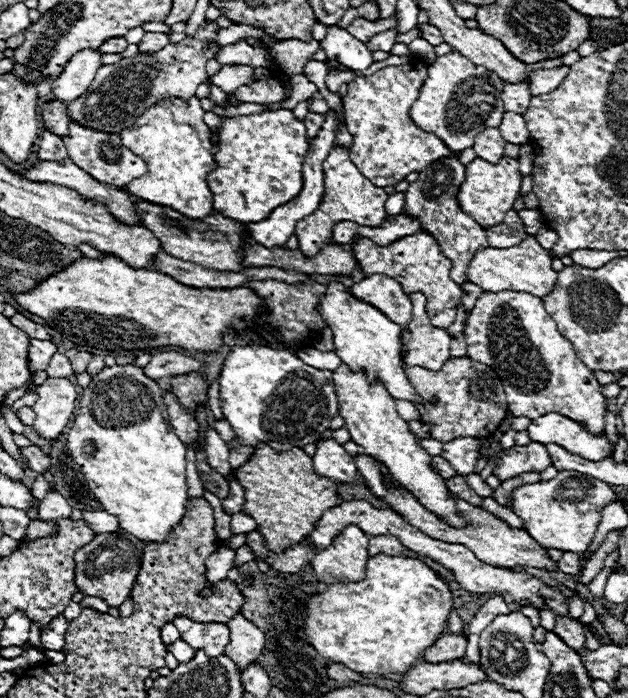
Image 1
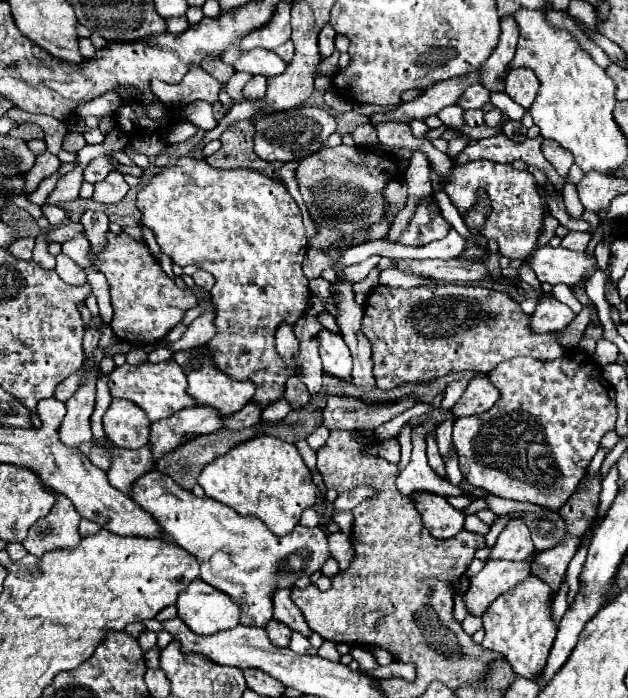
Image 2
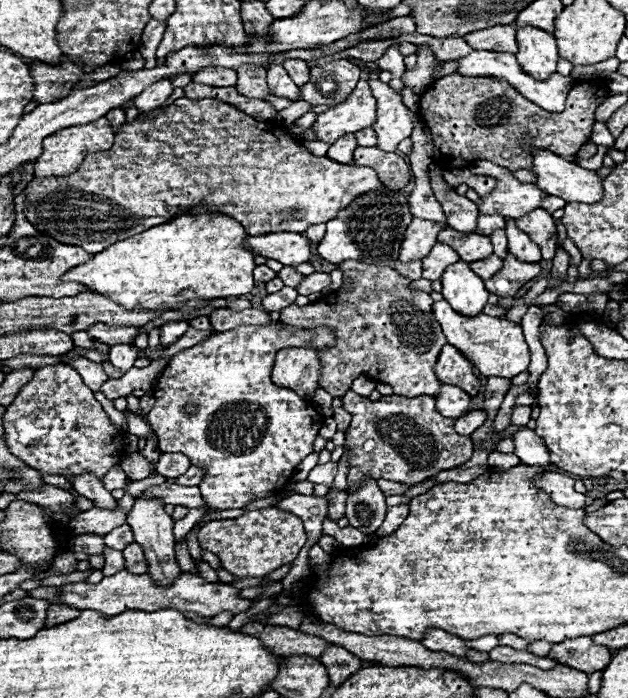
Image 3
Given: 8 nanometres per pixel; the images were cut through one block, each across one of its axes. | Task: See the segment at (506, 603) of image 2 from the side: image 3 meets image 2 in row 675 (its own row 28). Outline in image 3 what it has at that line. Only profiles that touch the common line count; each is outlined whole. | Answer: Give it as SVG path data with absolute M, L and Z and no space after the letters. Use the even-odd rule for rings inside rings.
M518 26L518 62L524 72L530 72L534 78L546 78L556 70L558 48L556 38L546 30L534 26Z

